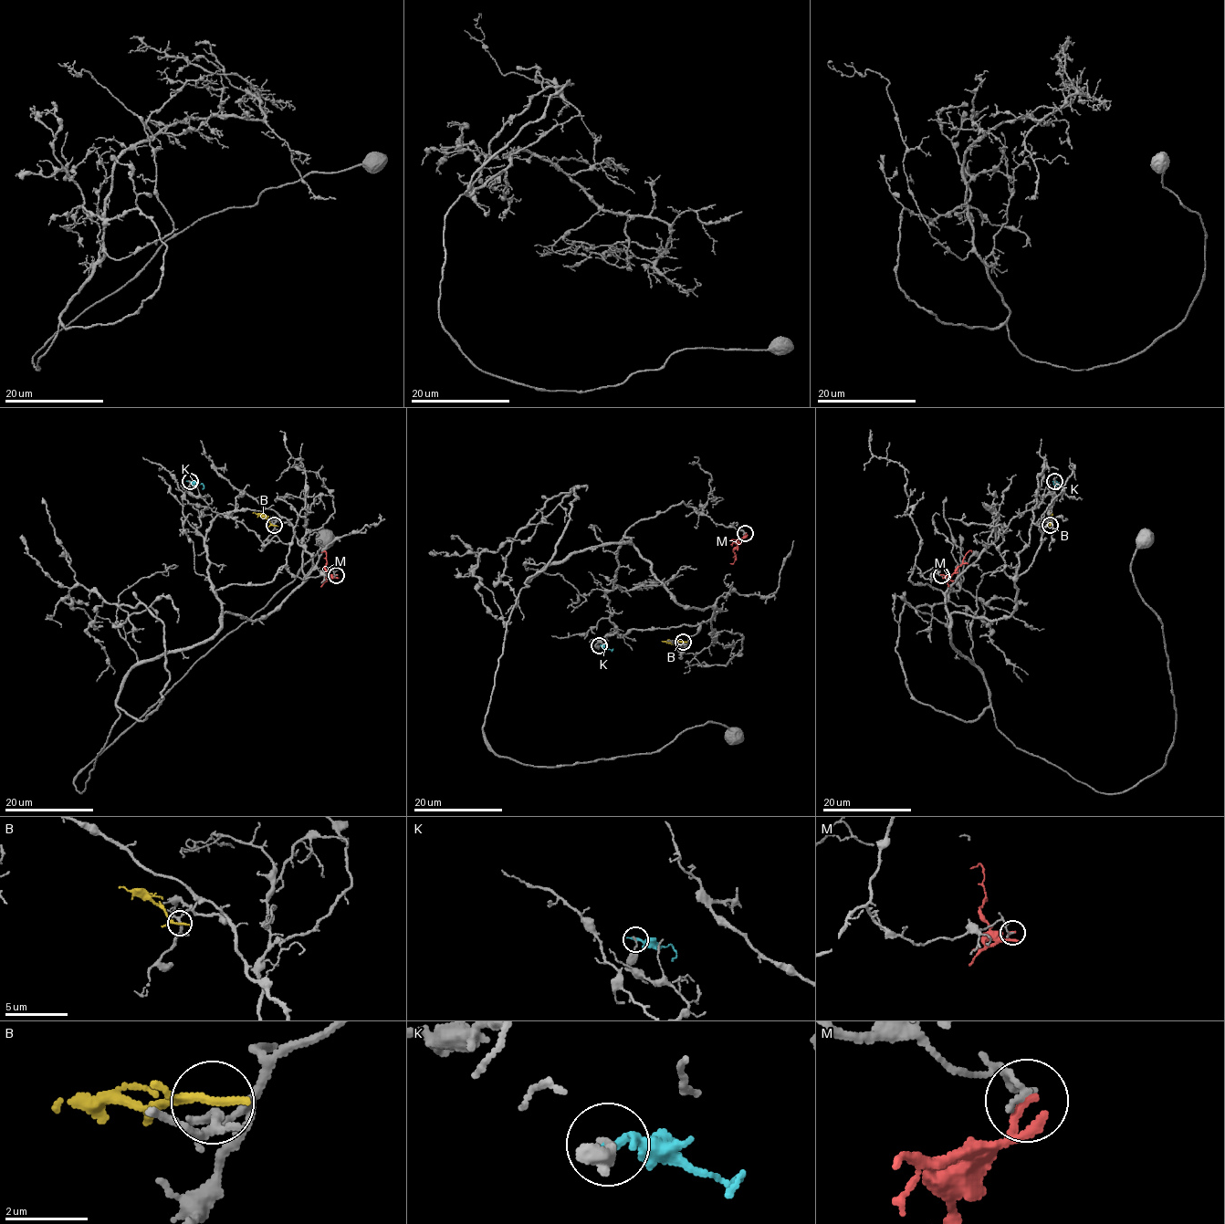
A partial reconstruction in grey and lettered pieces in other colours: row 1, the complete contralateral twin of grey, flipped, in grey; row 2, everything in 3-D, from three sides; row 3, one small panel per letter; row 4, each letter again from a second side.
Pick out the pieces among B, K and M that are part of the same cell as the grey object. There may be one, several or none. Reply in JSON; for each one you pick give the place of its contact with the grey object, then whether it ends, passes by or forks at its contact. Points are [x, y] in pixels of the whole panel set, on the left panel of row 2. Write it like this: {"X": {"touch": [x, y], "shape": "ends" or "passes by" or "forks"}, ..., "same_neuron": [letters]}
{"same_neuron": []}

